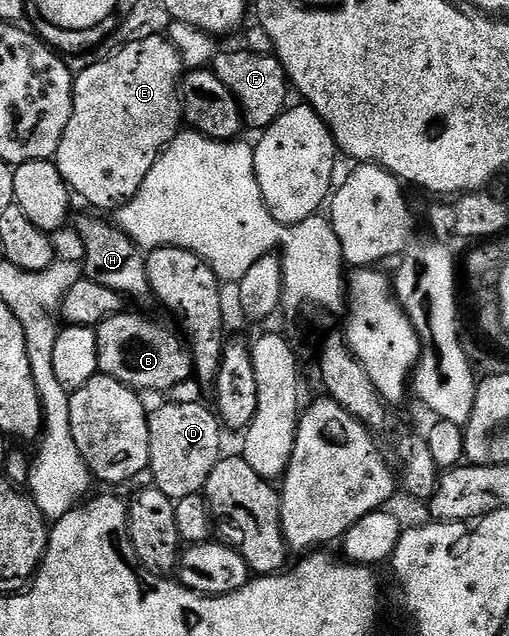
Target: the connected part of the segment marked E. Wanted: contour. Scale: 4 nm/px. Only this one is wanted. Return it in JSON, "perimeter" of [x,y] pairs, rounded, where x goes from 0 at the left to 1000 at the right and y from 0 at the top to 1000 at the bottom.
{"perimeter":[[[301,55],[253,68],[228,85],[149,118],[141,184],[134,184],[134,203],[126,203],[126,215],[118,215],[110,255],[114,270],[151,311],[155,307],[165,318],[200,332],[222,333],[242,325],[271,302],[275,291],[283,291],[283,278],[291,278],[299,259],[306,259],[326,230],[360,198],[354,154],[360,116],[358,97],[332,61]]]}

